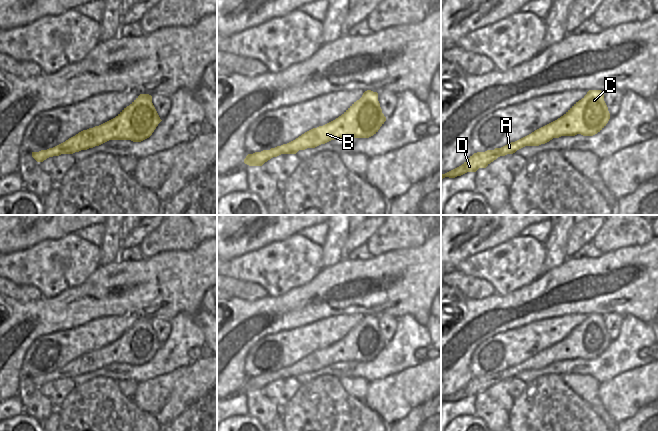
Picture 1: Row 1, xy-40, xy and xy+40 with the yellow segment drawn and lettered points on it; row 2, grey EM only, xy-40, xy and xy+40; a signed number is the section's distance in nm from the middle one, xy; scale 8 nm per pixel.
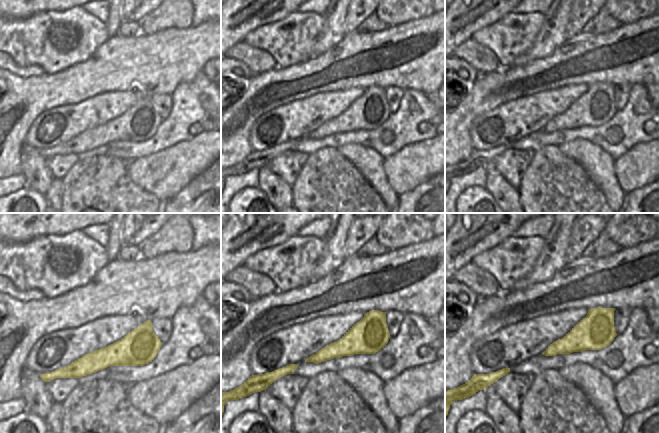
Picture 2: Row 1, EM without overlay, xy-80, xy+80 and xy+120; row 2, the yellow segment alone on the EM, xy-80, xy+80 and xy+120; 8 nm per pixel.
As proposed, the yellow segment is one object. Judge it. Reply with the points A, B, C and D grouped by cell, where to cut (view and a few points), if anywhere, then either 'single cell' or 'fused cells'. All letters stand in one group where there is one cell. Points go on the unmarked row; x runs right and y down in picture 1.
A B C / D; cut in xy+40 along (493, 374), (499, 380); fused cells

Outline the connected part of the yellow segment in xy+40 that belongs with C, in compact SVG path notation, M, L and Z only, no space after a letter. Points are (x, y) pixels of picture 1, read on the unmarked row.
M589 314L563 340L535 354L531 358L511 366L501 372L495 372L497 380L513 378L525 370L539 370L561 360L593 360L608 347L610 337L604 325L604 316Z

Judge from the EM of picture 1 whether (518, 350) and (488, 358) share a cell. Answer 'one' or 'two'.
one

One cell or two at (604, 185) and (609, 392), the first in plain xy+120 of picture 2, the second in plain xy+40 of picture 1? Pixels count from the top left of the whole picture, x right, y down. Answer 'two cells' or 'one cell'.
two cells

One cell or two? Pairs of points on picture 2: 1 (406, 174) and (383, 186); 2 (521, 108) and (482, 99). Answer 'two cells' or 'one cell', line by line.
1: two cells
2: two cells

